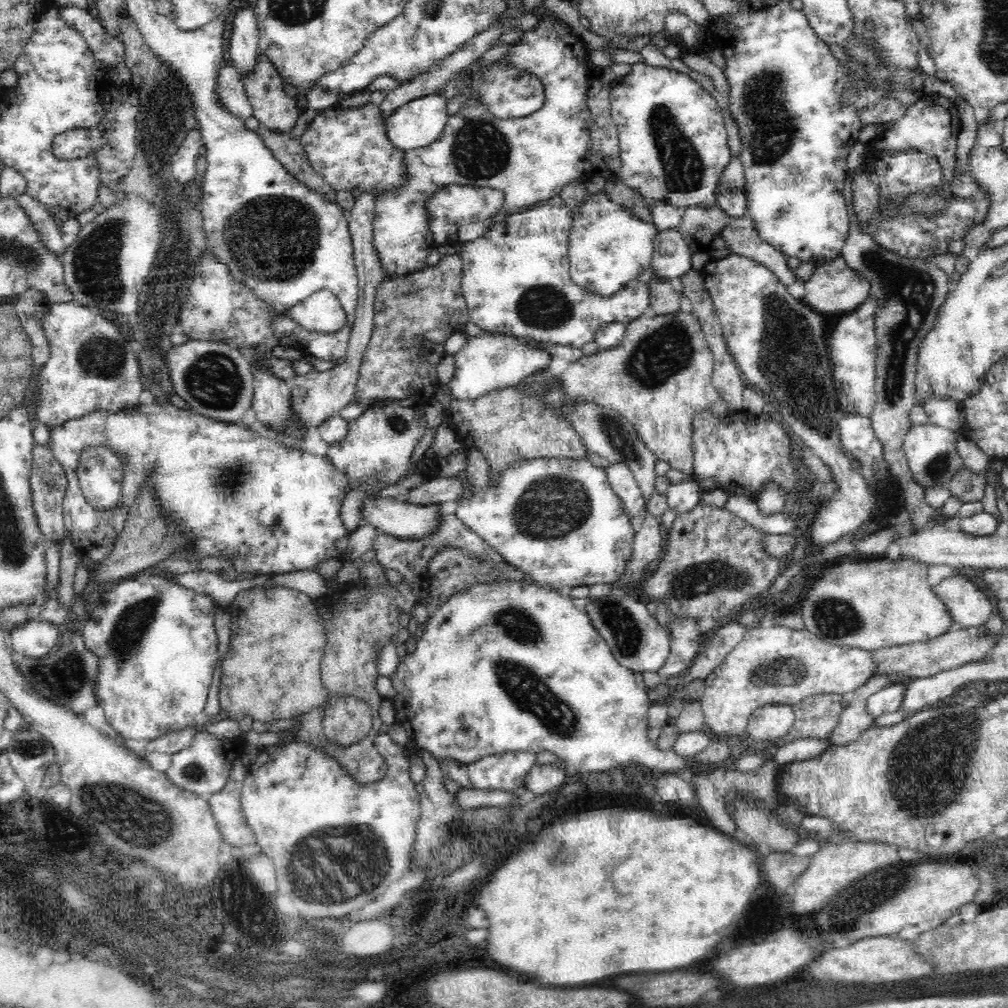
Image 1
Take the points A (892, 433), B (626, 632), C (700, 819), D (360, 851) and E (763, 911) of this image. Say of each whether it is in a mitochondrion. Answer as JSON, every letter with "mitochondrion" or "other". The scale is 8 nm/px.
{"A":"other","B":"mitochondrion","C":"other","D":"mitochondrion","E":"other"}

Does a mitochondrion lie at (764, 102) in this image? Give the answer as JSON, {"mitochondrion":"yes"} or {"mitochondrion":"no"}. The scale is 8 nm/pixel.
{"mitochondrion":"yes"}

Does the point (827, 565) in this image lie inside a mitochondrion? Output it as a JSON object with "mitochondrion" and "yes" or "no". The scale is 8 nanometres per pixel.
{"mitochondrion":"no"}

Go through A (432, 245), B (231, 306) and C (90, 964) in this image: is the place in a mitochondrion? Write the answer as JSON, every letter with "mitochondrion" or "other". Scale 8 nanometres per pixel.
{"A":"other","B":"other","C":"mitochondrion"}

